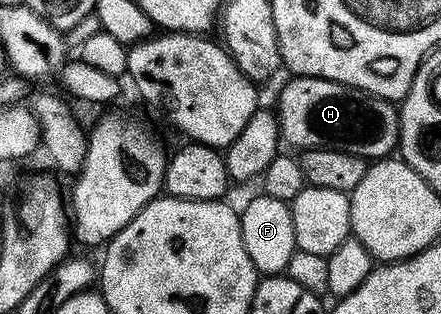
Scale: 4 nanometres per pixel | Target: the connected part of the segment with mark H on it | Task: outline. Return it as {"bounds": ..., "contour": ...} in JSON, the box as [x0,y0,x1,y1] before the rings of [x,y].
{"bounds":[278,75,400,162],"contour":[[[295,75],[282,88],[278,96],[278,131],[281,139],[286,140],[294,150],[308,148],[327,148],[337,152],[351,152],[354,156],[361,156],[373,162],[379,158],[386,158],[390,152],[399,147],[398,131],[400,130],[399,109],[393,103],[379,96],[362,92],[359,88],[350,88],[346,84],[338,84],[334,80],[324,80],[321,76]]]}

